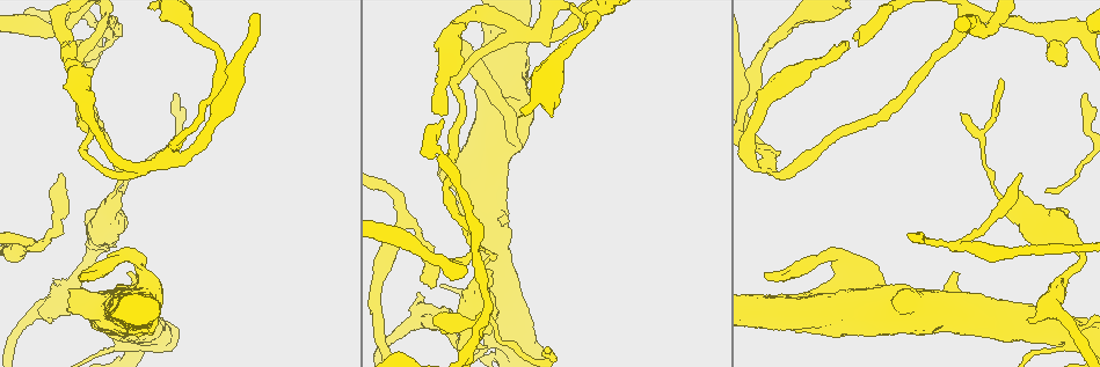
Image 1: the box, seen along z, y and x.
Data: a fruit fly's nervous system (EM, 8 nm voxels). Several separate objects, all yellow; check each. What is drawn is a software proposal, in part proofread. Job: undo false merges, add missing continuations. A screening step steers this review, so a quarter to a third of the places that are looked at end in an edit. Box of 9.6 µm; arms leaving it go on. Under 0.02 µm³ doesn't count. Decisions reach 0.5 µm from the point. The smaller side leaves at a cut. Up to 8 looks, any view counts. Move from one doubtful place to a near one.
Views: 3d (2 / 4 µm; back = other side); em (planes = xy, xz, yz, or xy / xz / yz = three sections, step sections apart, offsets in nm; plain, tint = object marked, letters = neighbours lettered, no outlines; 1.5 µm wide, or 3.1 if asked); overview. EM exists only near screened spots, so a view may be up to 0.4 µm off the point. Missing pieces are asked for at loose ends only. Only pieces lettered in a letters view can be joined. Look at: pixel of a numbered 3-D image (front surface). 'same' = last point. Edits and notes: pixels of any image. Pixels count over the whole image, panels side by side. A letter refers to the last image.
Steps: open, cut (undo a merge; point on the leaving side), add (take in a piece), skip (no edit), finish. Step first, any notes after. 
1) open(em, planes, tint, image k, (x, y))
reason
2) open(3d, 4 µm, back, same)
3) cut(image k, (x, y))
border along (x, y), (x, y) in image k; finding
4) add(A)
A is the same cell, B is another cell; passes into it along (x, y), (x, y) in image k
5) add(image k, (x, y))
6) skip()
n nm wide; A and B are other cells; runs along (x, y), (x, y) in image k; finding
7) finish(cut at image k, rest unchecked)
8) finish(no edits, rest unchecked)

open(3d, 4 µm, back, image 1, (408, 222))
arms part here

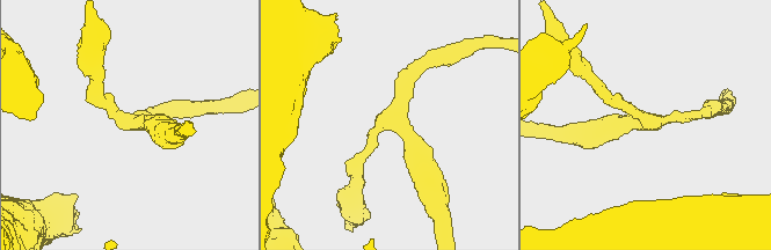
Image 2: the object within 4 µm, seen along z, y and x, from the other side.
open(em, planes, tint, image 2, (133, 122))
3 arms; arms of 160, 180, 380 nm; now the EM

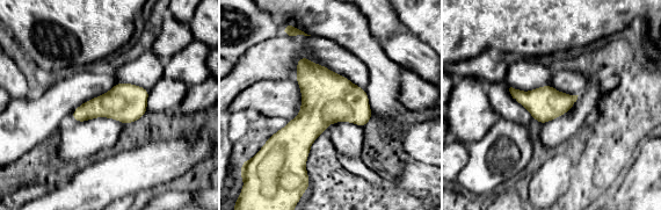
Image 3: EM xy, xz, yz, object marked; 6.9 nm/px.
open(em, planes, letters, same)
see the neighbours

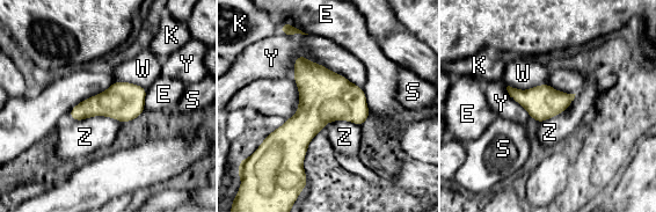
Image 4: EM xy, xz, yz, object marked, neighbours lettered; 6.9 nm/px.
skip()
240 nm wide; Y touches over 500 nm; E, K, S, W, Y and Z are other cells; one neuron here

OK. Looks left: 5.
open(3d, 2 µm, back, image 1, (498, 219))
tapers out

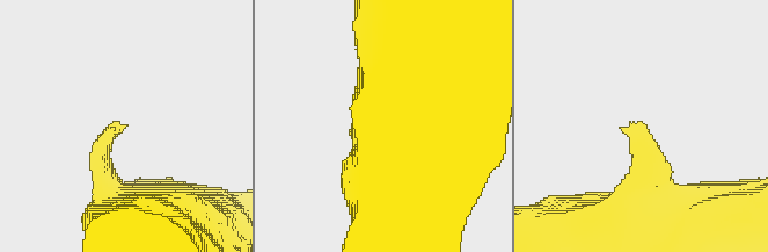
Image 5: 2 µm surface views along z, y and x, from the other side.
open(em, xy, step 4, letters, image 5, (648, 130))

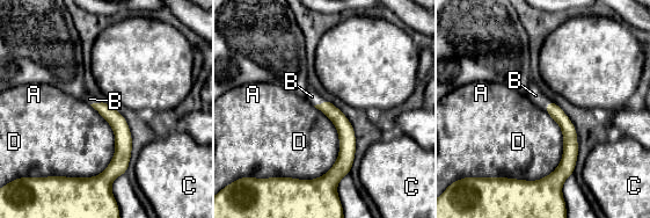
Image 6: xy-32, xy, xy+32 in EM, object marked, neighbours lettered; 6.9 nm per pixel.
add(B)
B is the same cell, A, C and D are other cells; it goes on there

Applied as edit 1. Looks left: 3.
open(overview)

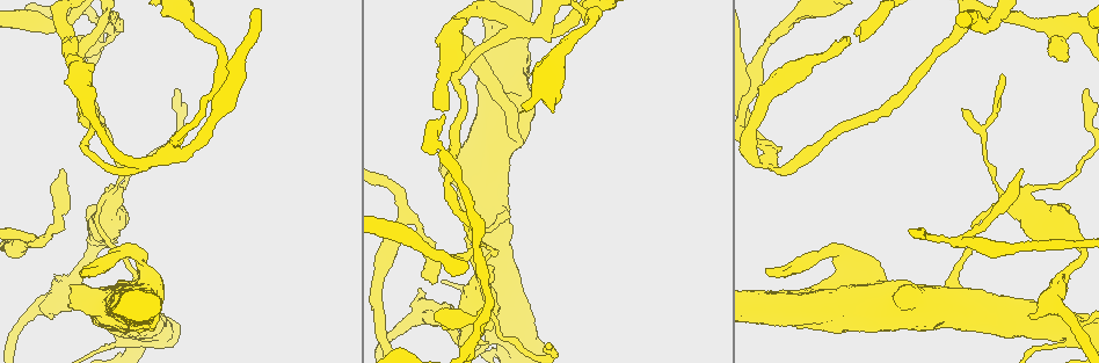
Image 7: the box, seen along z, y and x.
open(em, planes, letters, image 7, (150, 160))
a fork

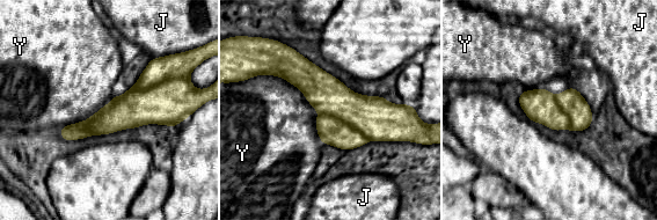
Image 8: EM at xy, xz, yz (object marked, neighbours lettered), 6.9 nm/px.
skip()
Y touches over 650 nm; J and Y are other cells; border along (258, 74), (301, 92), (323, 144) in image 8; continuous, no second neuron

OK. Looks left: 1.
finish(add at image 6, rest unchecked)

